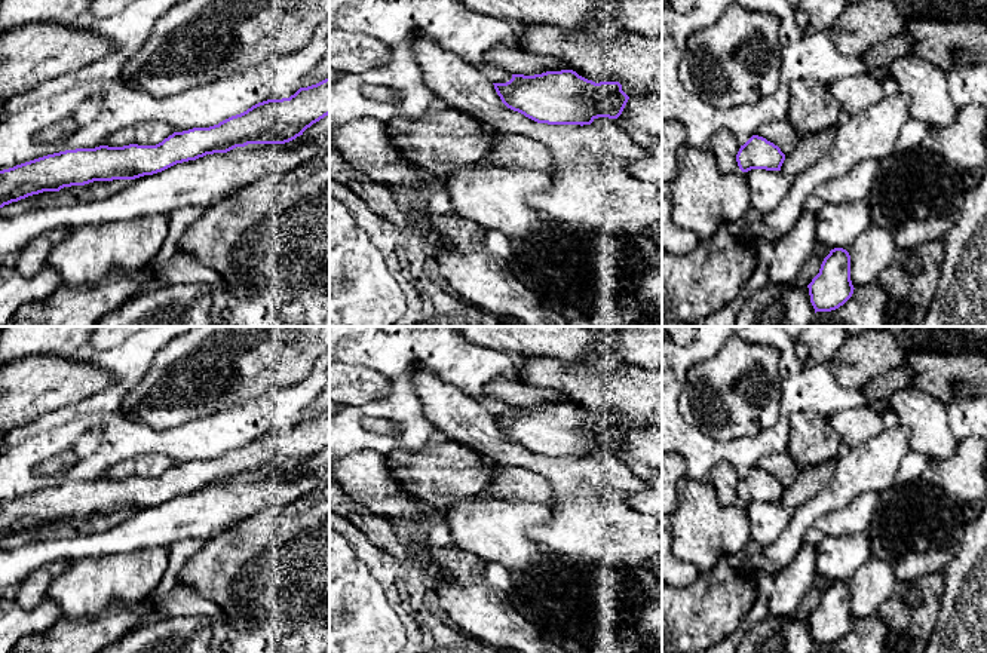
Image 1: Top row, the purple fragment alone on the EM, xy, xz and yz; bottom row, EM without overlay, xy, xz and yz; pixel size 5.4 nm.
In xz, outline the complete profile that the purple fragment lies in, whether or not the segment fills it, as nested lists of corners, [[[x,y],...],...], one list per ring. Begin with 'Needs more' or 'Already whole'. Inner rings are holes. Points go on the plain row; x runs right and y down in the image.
Already whole. [[[573,402],[512,407],[509,414],[493,417],[508,441],[548,457],[583,459],[598,450],[617,451],[629,432],[619,414],[595,416]]]

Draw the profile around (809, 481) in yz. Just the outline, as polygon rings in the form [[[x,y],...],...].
[[[828,460],[819,466],[800,469],[796,481],[785,488],[781,505],[794,511],[809,502],[825,484],[828,484],[834,473],[834,467],[836,460]]]

